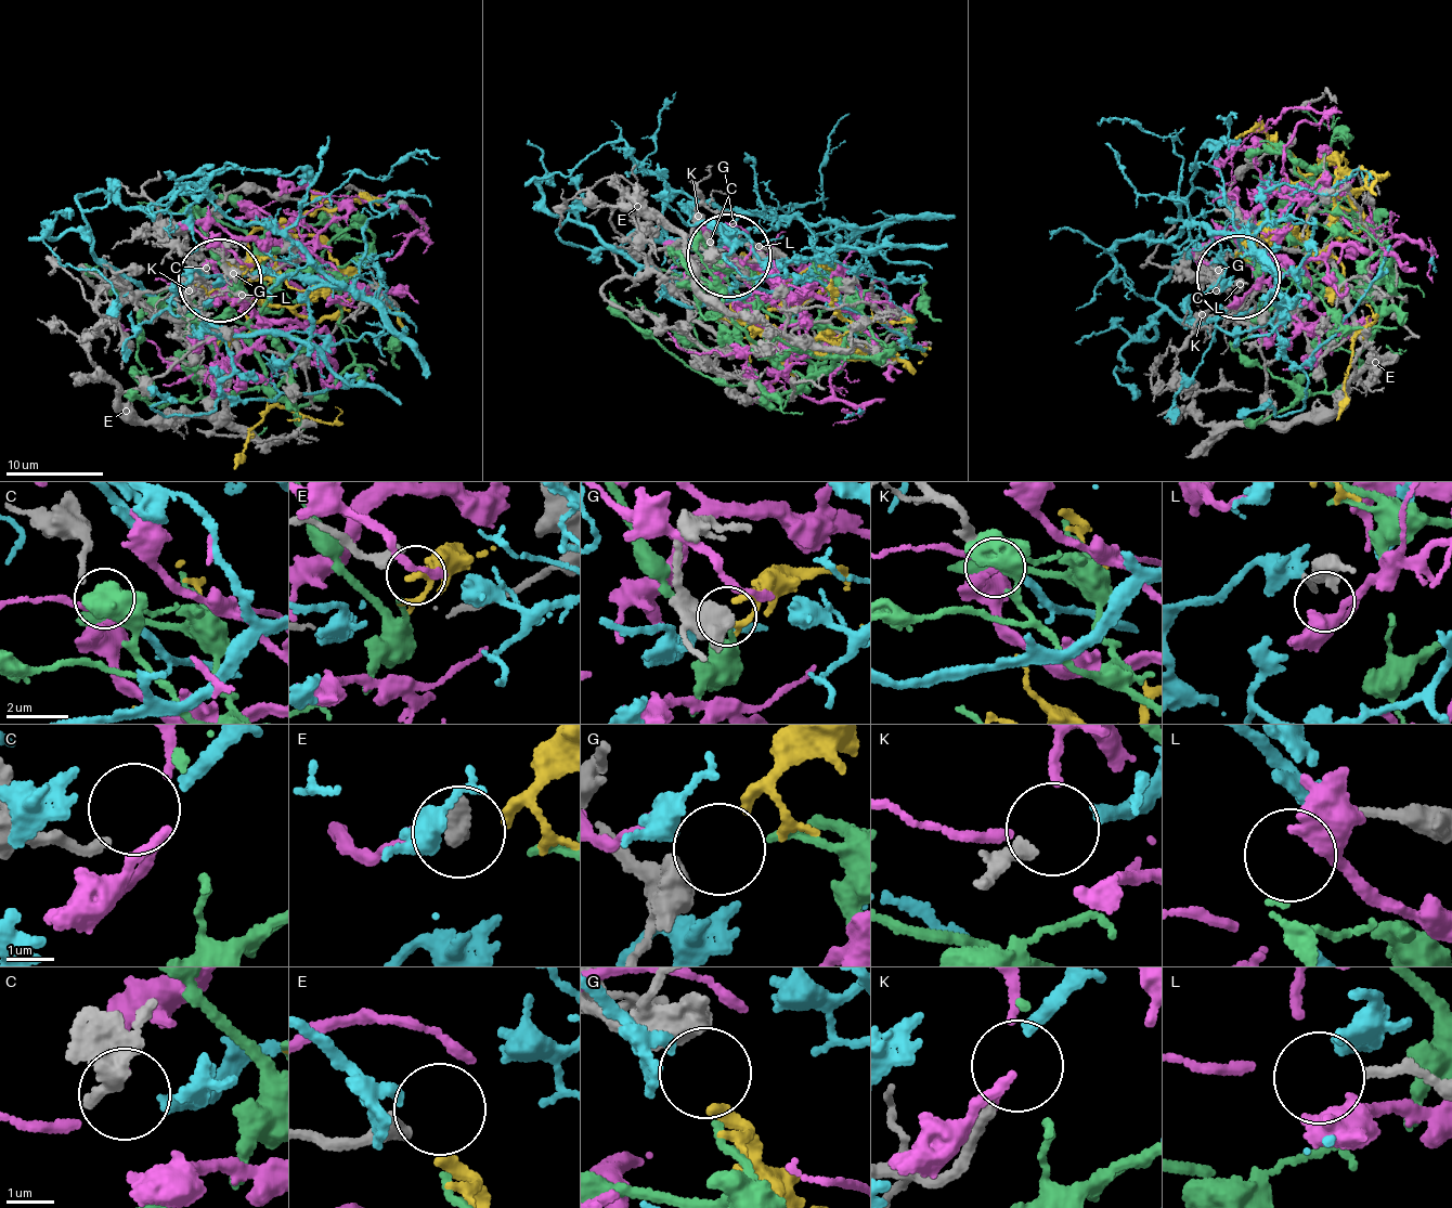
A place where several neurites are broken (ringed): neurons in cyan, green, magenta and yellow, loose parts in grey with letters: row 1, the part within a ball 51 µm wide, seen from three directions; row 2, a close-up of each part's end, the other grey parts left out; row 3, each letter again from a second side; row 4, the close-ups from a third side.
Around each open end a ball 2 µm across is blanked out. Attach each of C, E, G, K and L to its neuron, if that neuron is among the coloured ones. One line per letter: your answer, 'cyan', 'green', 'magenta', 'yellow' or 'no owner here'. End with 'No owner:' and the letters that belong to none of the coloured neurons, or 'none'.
C: magenta
E: no owner here
G: yellow
K: cyan
L: no owner here
No owner: E, L

